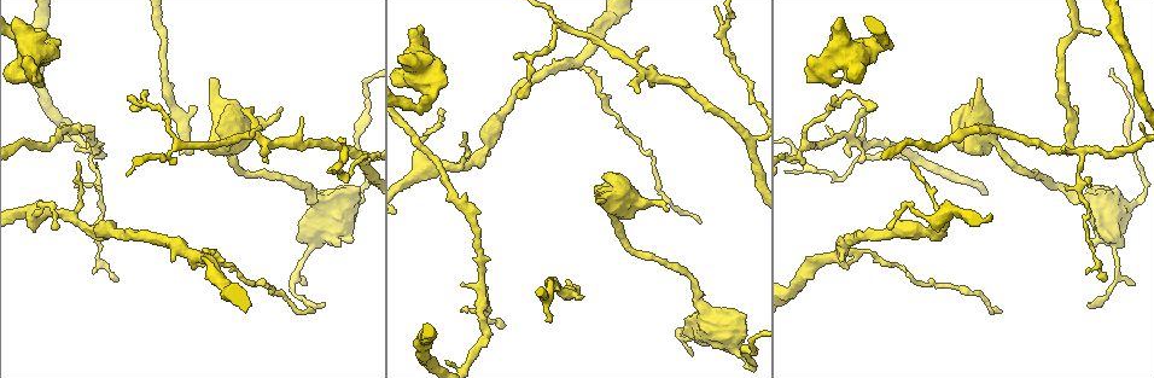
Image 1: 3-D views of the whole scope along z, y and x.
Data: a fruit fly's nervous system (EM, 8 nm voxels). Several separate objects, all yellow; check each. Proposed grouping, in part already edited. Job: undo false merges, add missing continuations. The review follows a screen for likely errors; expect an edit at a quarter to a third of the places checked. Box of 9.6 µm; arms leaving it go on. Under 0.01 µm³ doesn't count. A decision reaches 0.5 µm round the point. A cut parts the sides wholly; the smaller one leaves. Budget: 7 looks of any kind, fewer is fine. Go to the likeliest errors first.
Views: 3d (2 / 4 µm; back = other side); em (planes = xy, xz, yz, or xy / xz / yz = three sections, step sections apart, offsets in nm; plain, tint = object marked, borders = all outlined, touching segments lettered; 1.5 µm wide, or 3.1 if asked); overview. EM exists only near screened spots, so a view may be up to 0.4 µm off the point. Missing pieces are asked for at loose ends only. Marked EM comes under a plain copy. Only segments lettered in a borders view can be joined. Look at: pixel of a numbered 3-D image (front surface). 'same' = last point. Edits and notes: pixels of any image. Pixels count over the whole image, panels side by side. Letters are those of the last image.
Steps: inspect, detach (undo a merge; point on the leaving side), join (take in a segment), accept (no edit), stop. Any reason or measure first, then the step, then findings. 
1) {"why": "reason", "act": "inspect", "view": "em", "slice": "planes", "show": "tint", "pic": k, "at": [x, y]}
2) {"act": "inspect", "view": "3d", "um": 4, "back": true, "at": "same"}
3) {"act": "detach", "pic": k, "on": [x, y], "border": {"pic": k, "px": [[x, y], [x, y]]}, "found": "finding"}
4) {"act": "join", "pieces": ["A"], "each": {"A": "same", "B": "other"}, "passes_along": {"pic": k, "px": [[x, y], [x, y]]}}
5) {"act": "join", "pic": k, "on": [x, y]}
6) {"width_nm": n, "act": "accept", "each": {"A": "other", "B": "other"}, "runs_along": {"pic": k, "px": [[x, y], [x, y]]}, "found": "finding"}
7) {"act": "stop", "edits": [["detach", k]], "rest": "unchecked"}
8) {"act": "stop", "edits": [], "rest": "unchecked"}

{"why": "an open end", "act": "inspect", "view": "em", "slice": "planes", "show": "borders", "pic": 1, "at": [597, 198]}

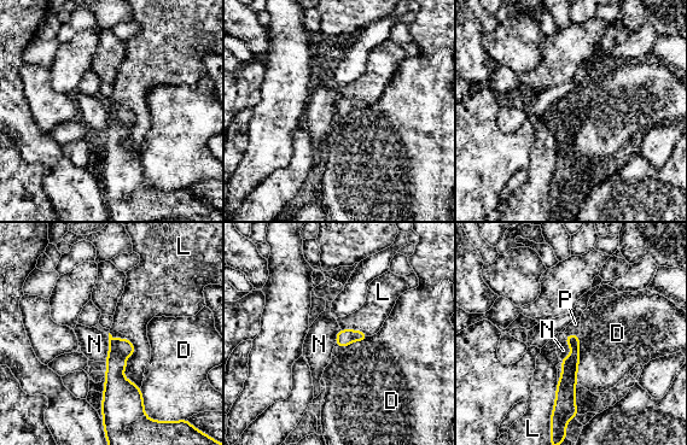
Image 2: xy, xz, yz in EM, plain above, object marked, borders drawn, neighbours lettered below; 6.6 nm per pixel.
{"act": "join", "pieces": ["P"], "each": {"D": "other", "L": "other", "N": "other", "P": "same"}, "passes_along": {"pic": 2, "px": [[570, 363], [570, 334], [574, 327]]}, "found": "it goes on there"}

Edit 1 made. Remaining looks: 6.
{"act": "inspect", "view": "overview"}

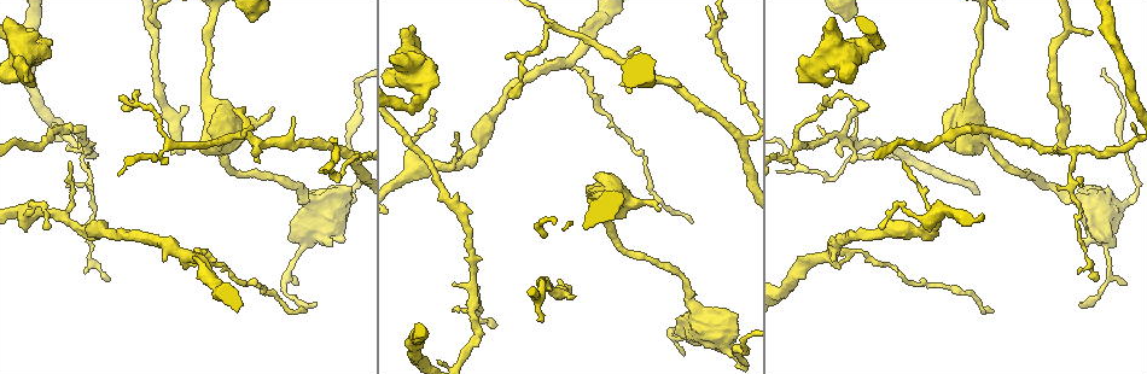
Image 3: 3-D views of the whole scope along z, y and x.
{"why": "branch stops here", "act": "inspect", "view": "3d", "um": 4, "back": true, "pic": 3, "at": [827, 85]}

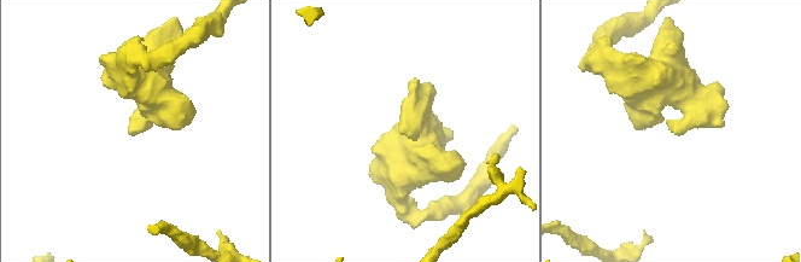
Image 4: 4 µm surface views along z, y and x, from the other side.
{"act": "inspect", "view": "em", "slice": "planes", "show": "borders", "pic": 4, "at": [400, 132]}

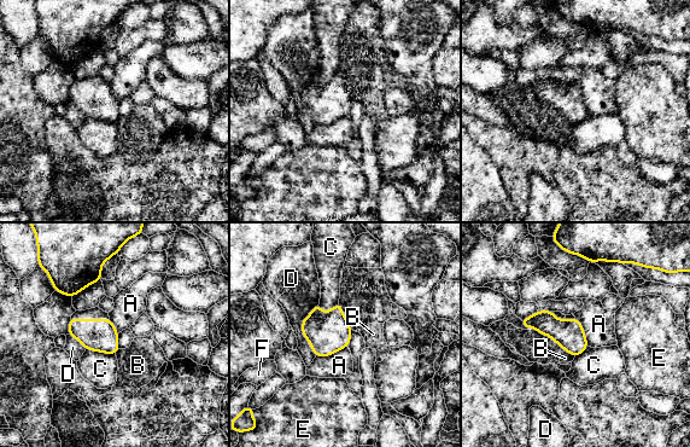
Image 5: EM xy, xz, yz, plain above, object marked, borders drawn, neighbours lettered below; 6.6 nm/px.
{"act": "accept", "each": {"A": "other", "B": "other", "C": "other", "D": "other", "E": "other", "F": "other"}, "border": {"pic": 5, "px": [[348, 346], [327, 355], [316, 356]]}, "found": "no lettered segment goes on from it"}

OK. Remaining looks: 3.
{"why": "thin end", "act": "inspect", "view": "3d", "um": 4, "pic": 3, "at": [638, 49]}

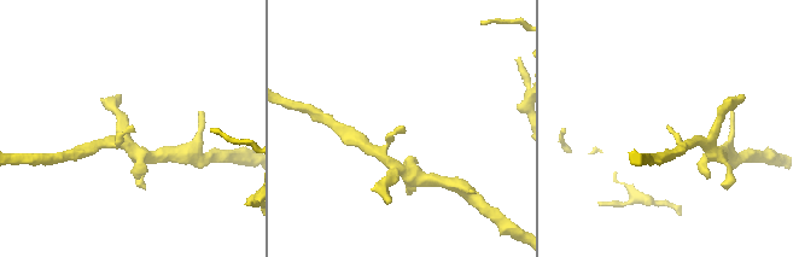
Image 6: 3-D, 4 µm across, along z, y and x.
{"act": "inspect", "view": "em", "slice": "planes", "show": "borders", "pic": 6, "at": [132, 128]}

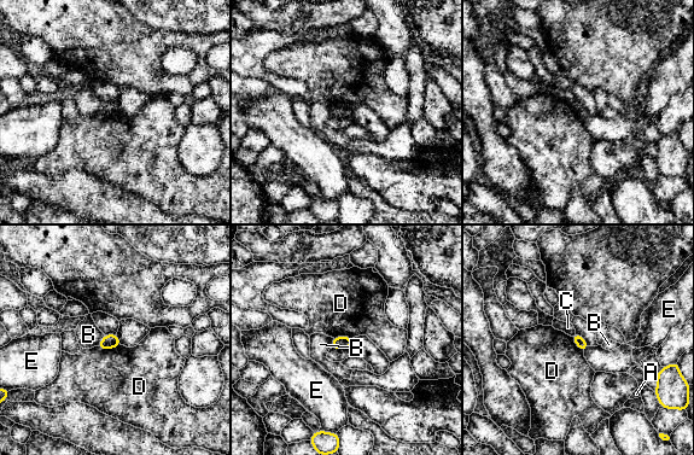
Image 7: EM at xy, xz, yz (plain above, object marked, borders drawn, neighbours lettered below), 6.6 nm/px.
{"act": "accept", "each": {"A": "other", "B": "other", "C": "other", "D": "other", "E": "other"}, "border": {"pic": 7, "px": [[120, 344], [103, 349], [97, 346]]}, "found": "no lettered segment goes on from it"}

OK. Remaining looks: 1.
{"act": "stop", "edits": [["join", 2]], "rest": "unchecked"}

